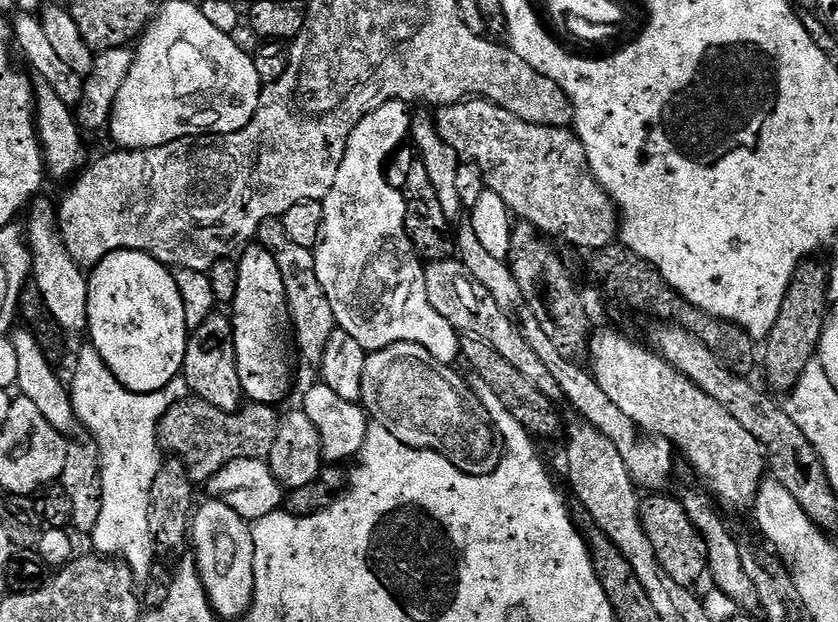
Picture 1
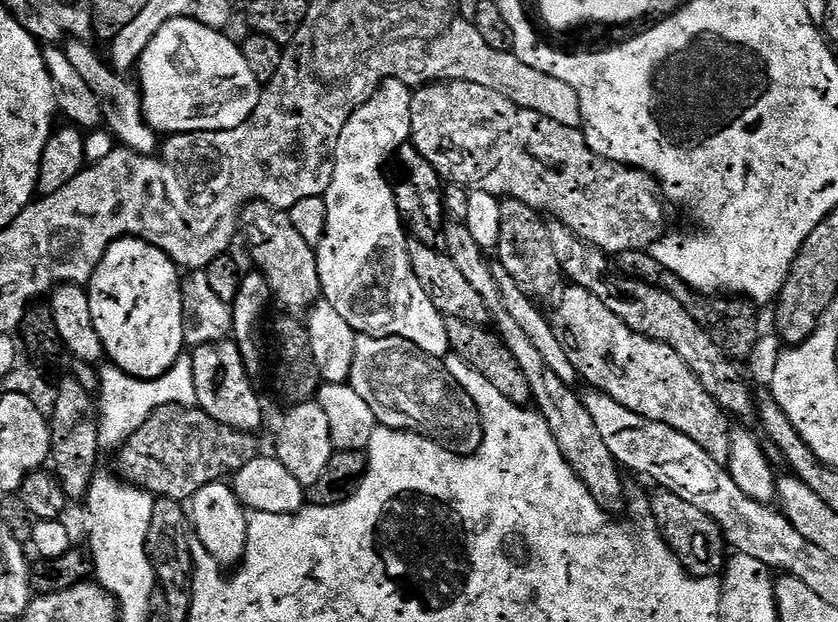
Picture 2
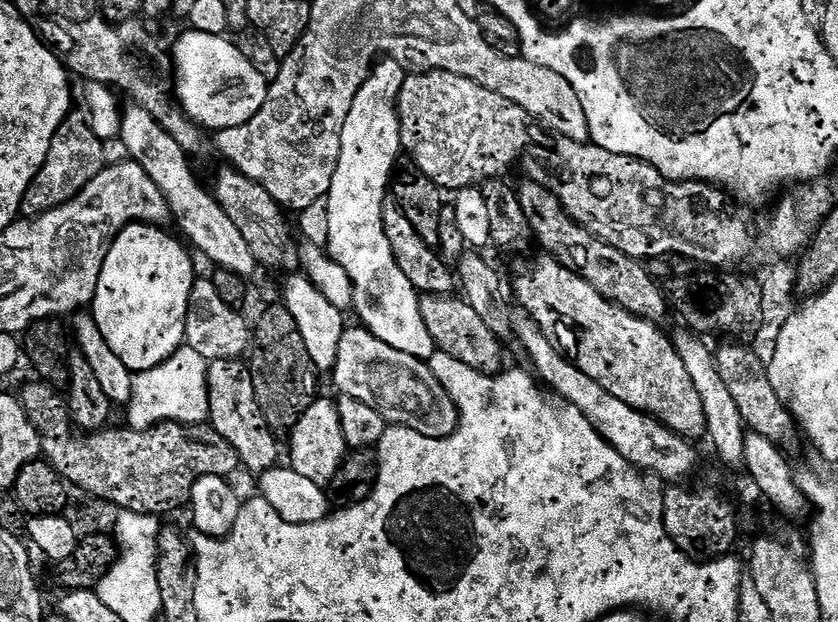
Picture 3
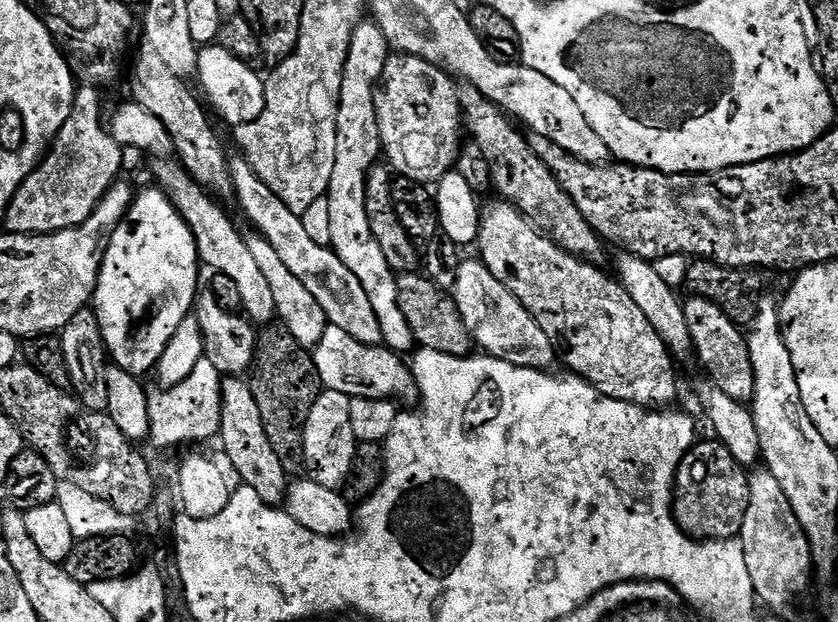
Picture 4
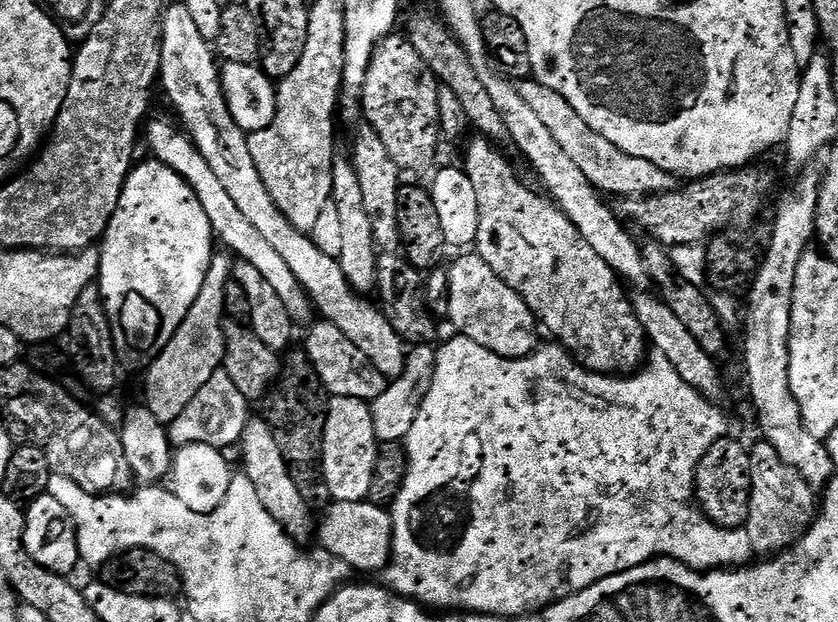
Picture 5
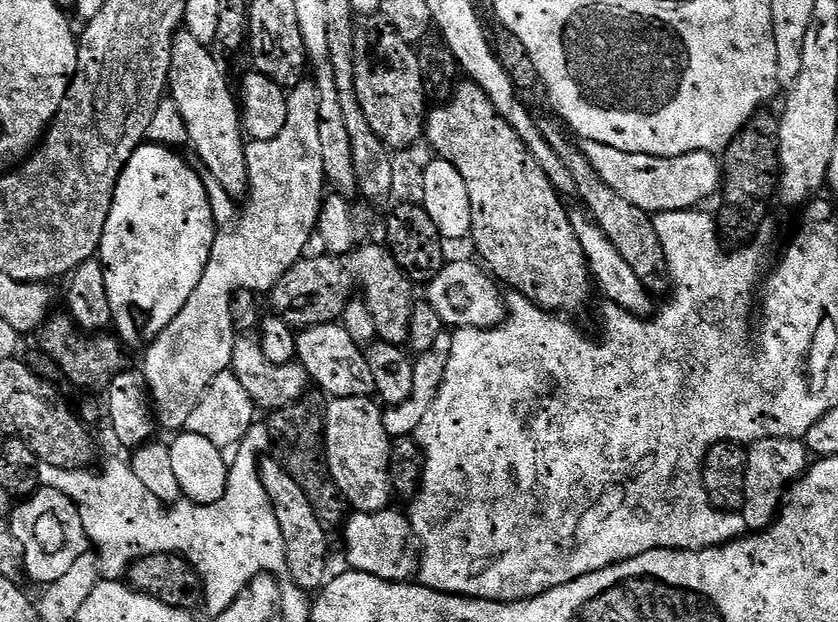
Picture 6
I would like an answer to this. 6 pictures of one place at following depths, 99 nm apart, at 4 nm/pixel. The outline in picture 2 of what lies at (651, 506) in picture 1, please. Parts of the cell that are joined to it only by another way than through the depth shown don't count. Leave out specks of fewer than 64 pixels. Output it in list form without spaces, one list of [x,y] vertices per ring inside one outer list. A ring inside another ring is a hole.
[[[657,491],[657,496],[651,497],[652,517],[656,520],[656,527],[660,530],[660,537],[668,544],[668,549],[678,558],[680,565],[692,576],[716,576],[726,563],[726,541],[724,531],[698,506],[690,506],[678,494]]]

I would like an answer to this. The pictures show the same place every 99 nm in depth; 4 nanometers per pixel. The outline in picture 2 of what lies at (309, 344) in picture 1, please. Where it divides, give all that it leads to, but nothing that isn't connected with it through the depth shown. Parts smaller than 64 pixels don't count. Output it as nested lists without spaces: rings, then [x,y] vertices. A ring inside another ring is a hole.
[[[261,200],[244,207],[240,215],[242,240],[252,247],[252,260],[260,274],[268,279],[273,297],[285,304],[287,311],[300,314],[311,309],[321,299],[320,279],[318,278],[318,262],[316,249],[311,248],[298,230],[294,230],[294,222],[290,222],[287,211],[275,208]]]

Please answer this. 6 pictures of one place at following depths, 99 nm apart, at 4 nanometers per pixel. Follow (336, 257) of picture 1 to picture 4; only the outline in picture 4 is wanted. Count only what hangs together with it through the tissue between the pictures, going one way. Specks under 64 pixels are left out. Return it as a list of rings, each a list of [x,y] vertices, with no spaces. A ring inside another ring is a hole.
[[[379,23],[361,24],[348,51],[348,65],[344,67],[338,110],[338,150],[326,199],[330,202],[332,251],[354,273],[358,282],[362,282],[362,290],[366,290],[366,298],[370,298],[374,314],[378,314],[384,344],[397,354],[405,354],[417,347],[416,338],[410,330],[410,322],[406,322],[406,314],[402,314],[400,291],[396,285],[397,273],[392,271],[390,262],[386,262],[378,241],[374,239],[366,210],[368,174],[377,167],[379,160],[376,159],[382,156],[380,126],[376,121],[376,97],[389,59],[390,45],[383,27]]]

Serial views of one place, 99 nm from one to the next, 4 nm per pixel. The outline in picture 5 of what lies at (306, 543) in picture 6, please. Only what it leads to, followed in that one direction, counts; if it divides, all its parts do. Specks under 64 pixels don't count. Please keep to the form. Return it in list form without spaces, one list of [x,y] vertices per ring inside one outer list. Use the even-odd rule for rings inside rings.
[[[263,418],[249,419],[248,425],[240,435],[241,460],[243,475],[250,478],[255,492],[258,494],[258,502],[266,506],[266,514],[274,518],[284,527],[284,532],[290,539],[297,542],[313,539],[314,516],[309,501],[302,498],[298,486],[294,486],[294,478],[290,478],[290,470],[286,466],[286,458],[282,458],[282,450],[278,450],[278,442],[274,442],[274,434],[270,426]]]

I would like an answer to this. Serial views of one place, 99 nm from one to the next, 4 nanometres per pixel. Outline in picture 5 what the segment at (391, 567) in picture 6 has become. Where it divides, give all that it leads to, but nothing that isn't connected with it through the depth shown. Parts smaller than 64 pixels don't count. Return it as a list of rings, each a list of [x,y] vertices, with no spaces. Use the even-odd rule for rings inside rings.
[[[368,500],[358,502],[332,502],[324,517],[318,520],[319,547],[332,556],[342,558],[349,569],[377,572],[392,559],[392,513],[387,507]]]

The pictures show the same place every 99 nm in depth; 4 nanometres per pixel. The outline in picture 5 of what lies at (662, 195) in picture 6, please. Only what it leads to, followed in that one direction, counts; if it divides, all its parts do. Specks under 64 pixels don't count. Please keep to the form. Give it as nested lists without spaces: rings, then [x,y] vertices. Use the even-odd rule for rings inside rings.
[[[524,78],[519,81],[518,89],[522,102],[542,118],[546,130],[558,141],[558,146],[566,150],[566,155],[578,165],[578,170],[586,174],[586,178],[595,186],[597,192],[609,194],[618,198],[635,198],[637,196],[657,196],[659,192],[671,192],[677,187],[678,180],[671,172],[646,162],[646,158],[634,158],[634,154],[626,154],[626,150],[618,150],[614,142],[606,142],[602,134],[590,130],[582,118],[578,118],[578,110],[562,98],[550,86],[542,86],[535,78]]]

